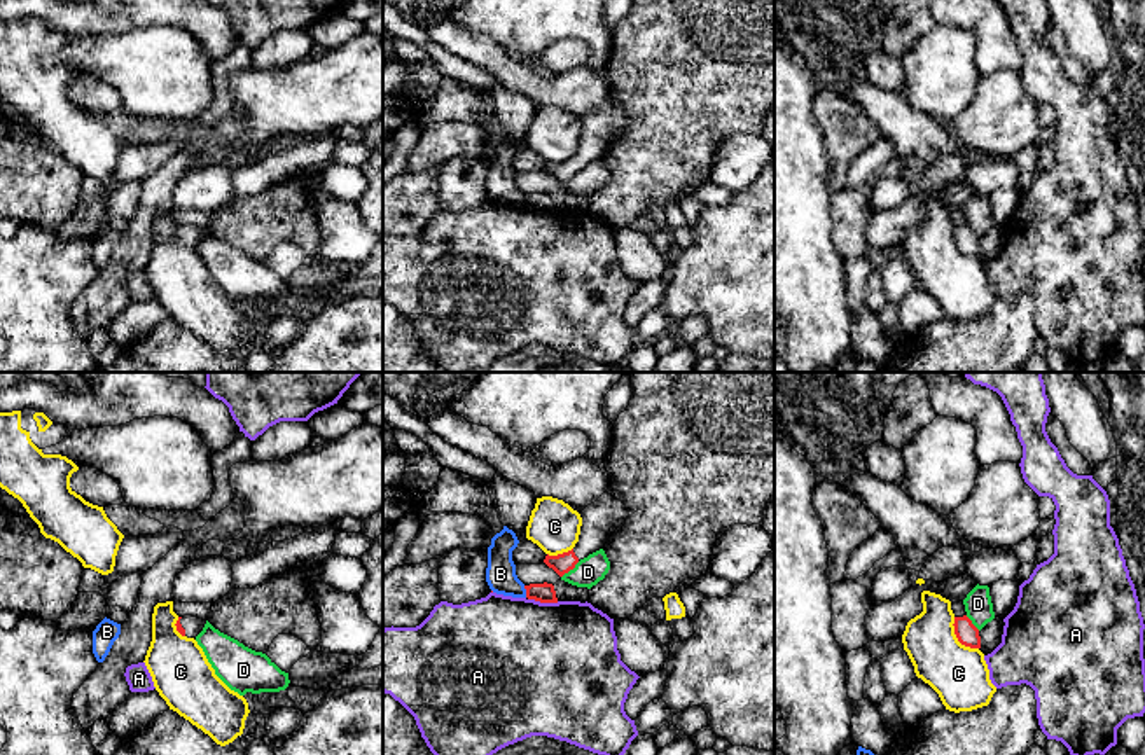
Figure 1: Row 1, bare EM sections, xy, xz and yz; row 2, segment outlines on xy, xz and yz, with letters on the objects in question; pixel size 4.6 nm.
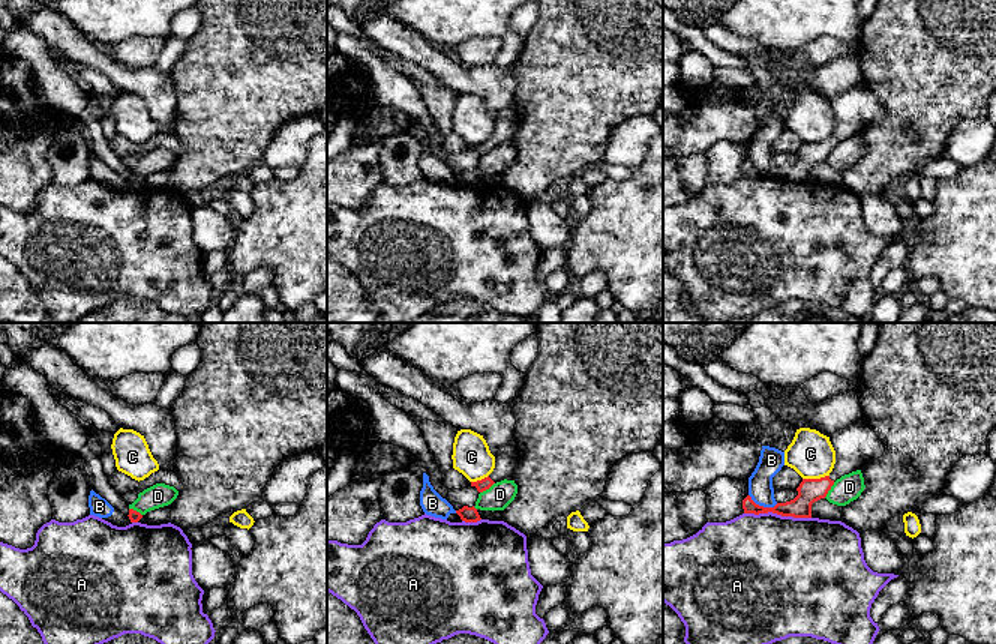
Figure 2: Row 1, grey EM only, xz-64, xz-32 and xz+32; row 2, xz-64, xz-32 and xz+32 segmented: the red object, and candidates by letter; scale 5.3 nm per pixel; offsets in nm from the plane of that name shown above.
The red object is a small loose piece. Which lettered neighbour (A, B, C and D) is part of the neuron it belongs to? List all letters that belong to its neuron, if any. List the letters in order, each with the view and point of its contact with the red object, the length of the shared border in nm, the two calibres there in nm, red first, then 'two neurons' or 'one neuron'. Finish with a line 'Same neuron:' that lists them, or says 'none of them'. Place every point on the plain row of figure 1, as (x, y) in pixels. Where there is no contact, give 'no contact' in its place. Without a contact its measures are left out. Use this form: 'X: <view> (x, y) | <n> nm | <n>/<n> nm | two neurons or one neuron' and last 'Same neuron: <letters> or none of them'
A: xz (544, 210) | 140 nm | 90/500 nm | two neurons
B: xz (527, 200) | 60 nm | 90/140 nm | two neurons
C: yz (957, 245) | 190 nm | 100/260 nm | two neurons
D: xz (570, 177) | 120 nm | 90/140 nm | two neurons
Same neuron: none of them

